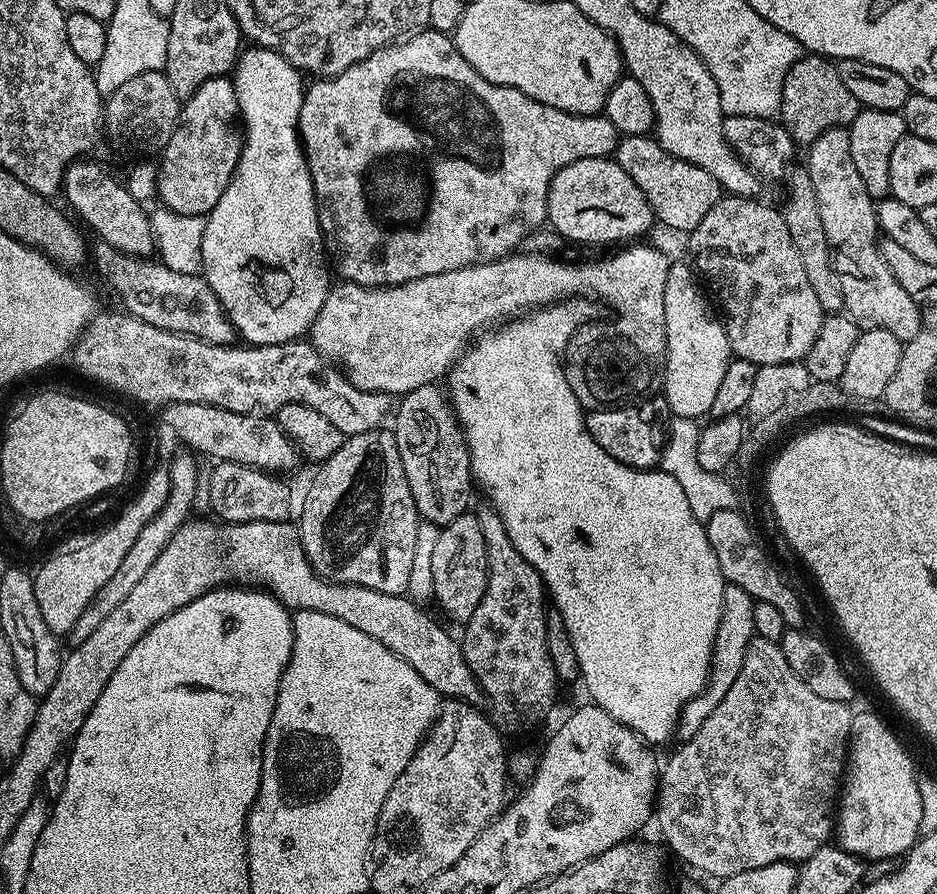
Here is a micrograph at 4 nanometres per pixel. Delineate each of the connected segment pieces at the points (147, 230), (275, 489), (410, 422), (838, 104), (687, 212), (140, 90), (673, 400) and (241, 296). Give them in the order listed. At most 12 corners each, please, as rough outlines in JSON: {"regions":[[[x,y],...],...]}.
{"regions":[[[92,158],[64,175],[67,207],[110,246],[157,251],[151,215]],[[221,460],[206,476],[208,508],[225,524],[282,522],[287,479]],[[435,383],[399,397],[394,431],[421,521],[469,511],[464,429]],[[804,54],[786,74],[779,123],[797,145],[848,128],[862,106],[836,64]],[[651,135],[614,159],[668,228],[687,234],[722,189]],[[163,71],[103,101],[102,128],[132,152],[159,154],[181,97]],[[689,263],[669,265],[667,368],[675,417],[711,411],[728,332]],[[234,69],[244,149],[202,275],[237,337],[299,340],[328,297],[305,81]]]}

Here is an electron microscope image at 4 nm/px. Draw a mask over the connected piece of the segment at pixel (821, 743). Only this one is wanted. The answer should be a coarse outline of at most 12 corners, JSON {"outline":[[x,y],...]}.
{"outline":[[755,635],[663,761],[664,840],[723,878],[829,843],[853,709]]}

